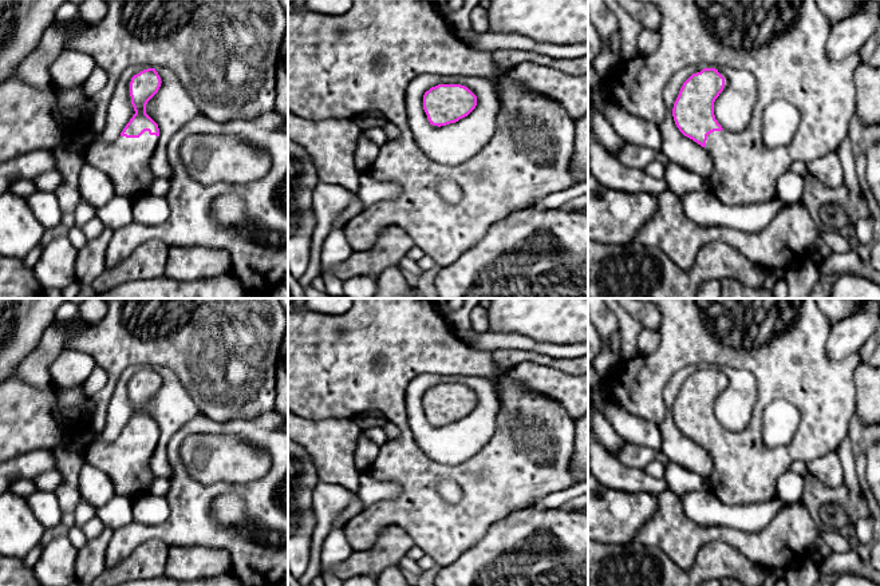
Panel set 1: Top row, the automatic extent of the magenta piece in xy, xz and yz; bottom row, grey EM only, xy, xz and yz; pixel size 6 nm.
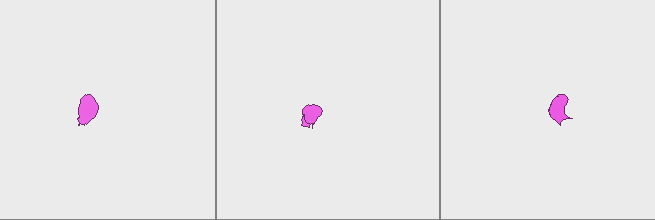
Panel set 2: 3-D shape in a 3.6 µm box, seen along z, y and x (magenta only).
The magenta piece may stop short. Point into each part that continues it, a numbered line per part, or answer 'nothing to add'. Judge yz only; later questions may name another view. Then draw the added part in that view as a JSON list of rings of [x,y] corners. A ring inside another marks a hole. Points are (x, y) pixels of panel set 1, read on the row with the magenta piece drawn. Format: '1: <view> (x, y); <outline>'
1: yz (782, 43); [[[643,0],[658,7],[662,13],[659,28],[660,44],[648,56],[638,55],[632,60],[620,62],[605,79],[609,102],[616,103],[627,112],[644,120],[660,124],[664,119],[666,106],[663,90],[667,82],[679,70],[698,64],[702,68],[731,67],[747,70],[753,74],[758,86],[758,98],[747,127],[738,132],[726,130],[707,135],[706,150],[710,153],[714,166],[709,177],[711,191],[727,206],[747,203],[763,203],[777,198],[777,181],[790,170],[796,161],[809,162],[837,151],[848,136],[849,124],[856,111],[856,87],[853,75],[861,63],[859,54],[842,60],[830,60],[826,55],[826,41],[832,31],[832,23],[821,12],[814,0]],[[784,99],[792,103],[798,114],[800,123],[792,140],[782,147],[767,149],[762,139],[763,110],[774,100]]]

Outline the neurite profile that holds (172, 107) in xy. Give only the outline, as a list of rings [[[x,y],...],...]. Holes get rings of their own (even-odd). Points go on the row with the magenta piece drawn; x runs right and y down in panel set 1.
[[[165,67],[155,71],[162,83],[147,102],[146,114],[158,124],[159,136],[149,166],[155,178],[170,179],[173,170],[167,159],[167,144],[178,130],[200,114],[200,110],[175,72]]]

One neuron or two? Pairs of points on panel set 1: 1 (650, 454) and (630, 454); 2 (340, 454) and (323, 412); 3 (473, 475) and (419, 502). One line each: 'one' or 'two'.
1: one
2: two
3: one

